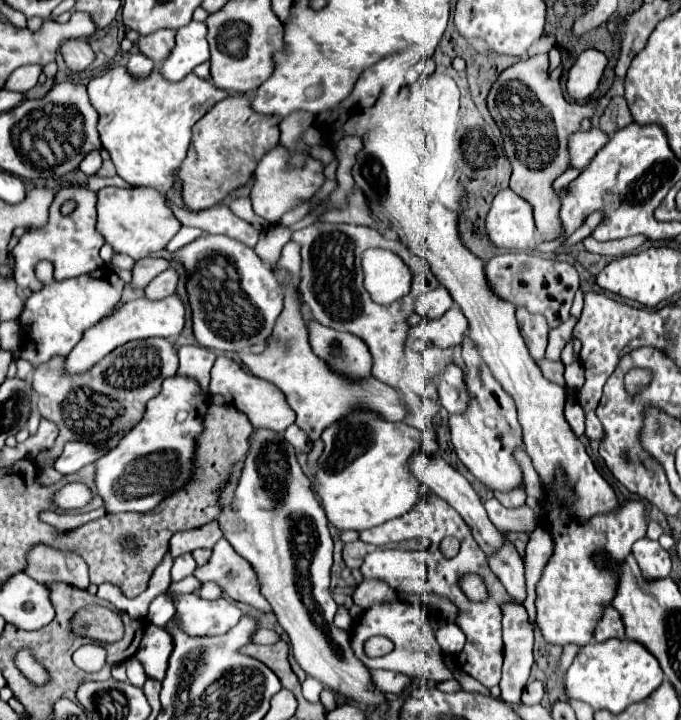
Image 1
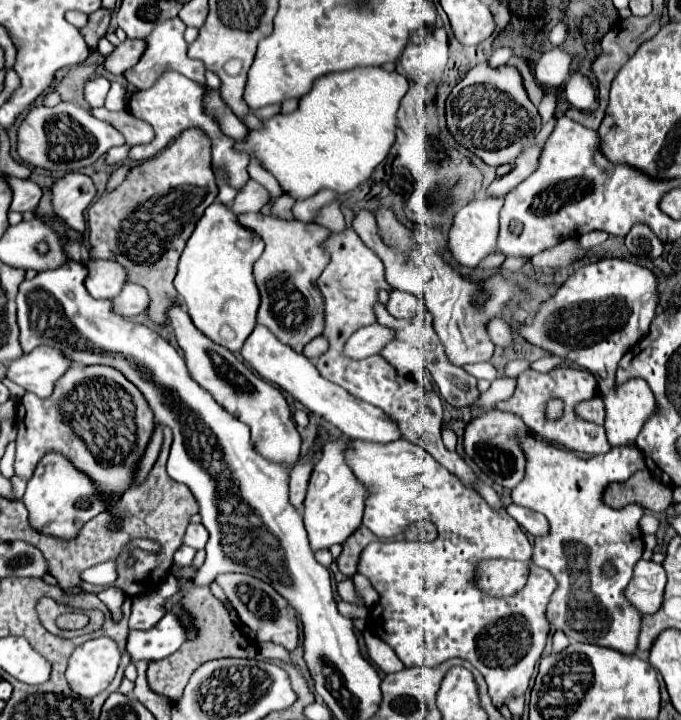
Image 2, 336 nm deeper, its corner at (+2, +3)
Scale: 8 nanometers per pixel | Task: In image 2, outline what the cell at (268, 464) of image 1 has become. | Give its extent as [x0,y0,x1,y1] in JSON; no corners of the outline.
[168,306,300,464]

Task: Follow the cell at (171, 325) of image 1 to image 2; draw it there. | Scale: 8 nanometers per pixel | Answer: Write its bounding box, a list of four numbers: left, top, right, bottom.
[6,346,70,398]

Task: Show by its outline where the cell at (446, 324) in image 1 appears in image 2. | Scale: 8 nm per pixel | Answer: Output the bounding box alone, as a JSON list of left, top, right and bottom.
[344,324,394,360]

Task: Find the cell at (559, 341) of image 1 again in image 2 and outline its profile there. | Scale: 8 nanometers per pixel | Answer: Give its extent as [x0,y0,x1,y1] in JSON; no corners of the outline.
[474,376,514,408]

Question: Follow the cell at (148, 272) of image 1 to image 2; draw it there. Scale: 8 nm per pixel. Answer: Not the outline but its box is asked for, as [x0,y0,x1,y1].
[84,260,126,300]

